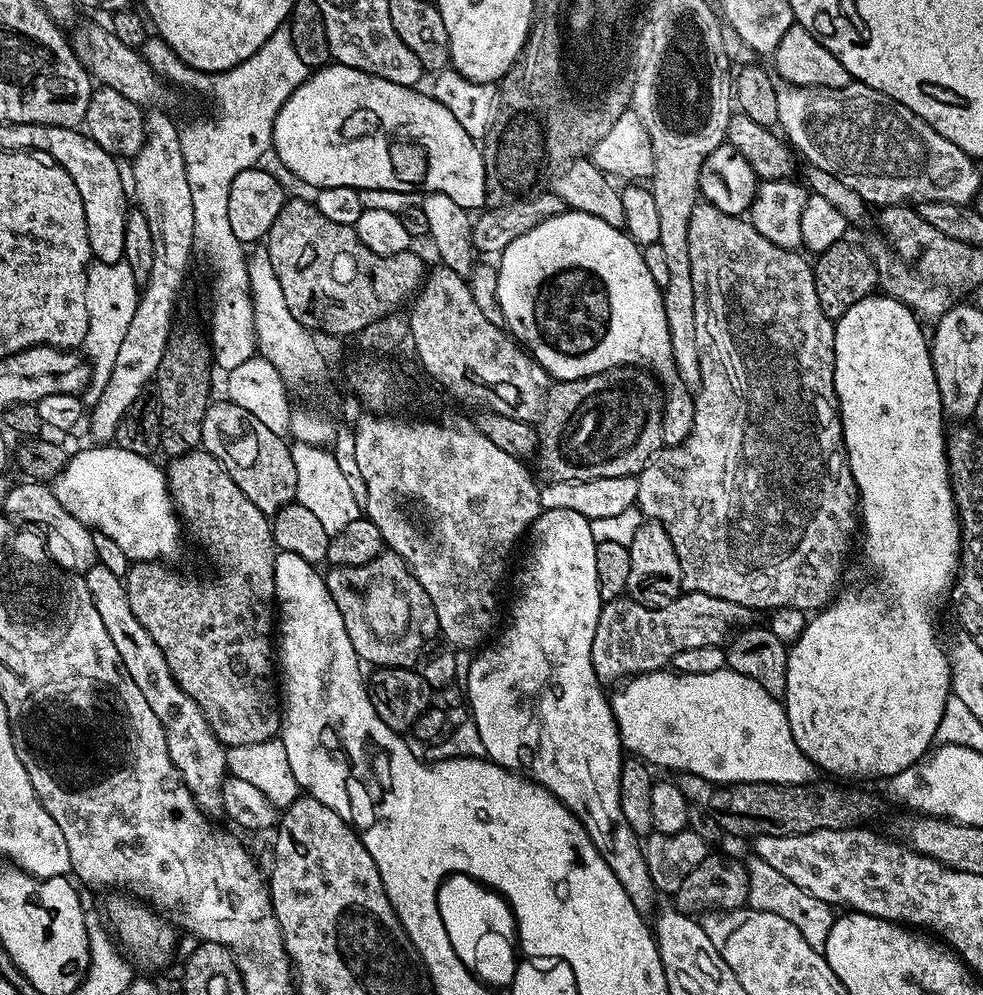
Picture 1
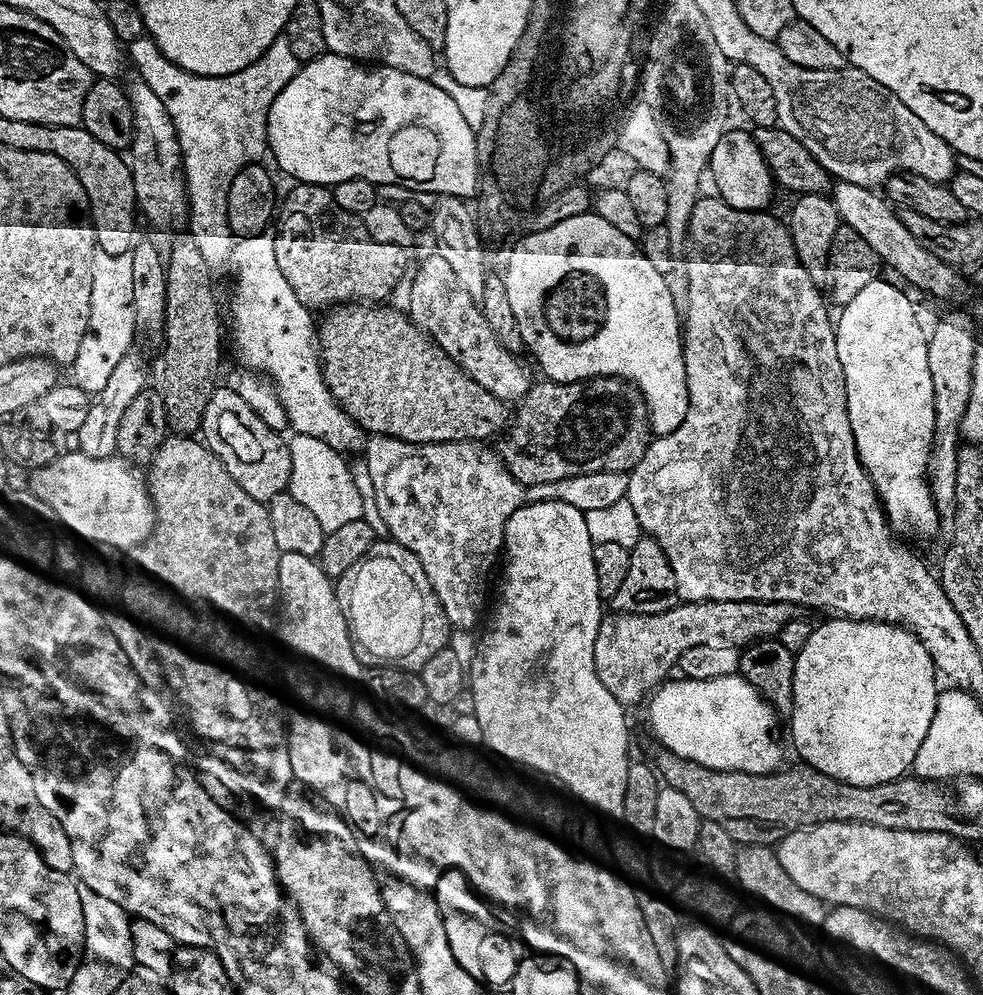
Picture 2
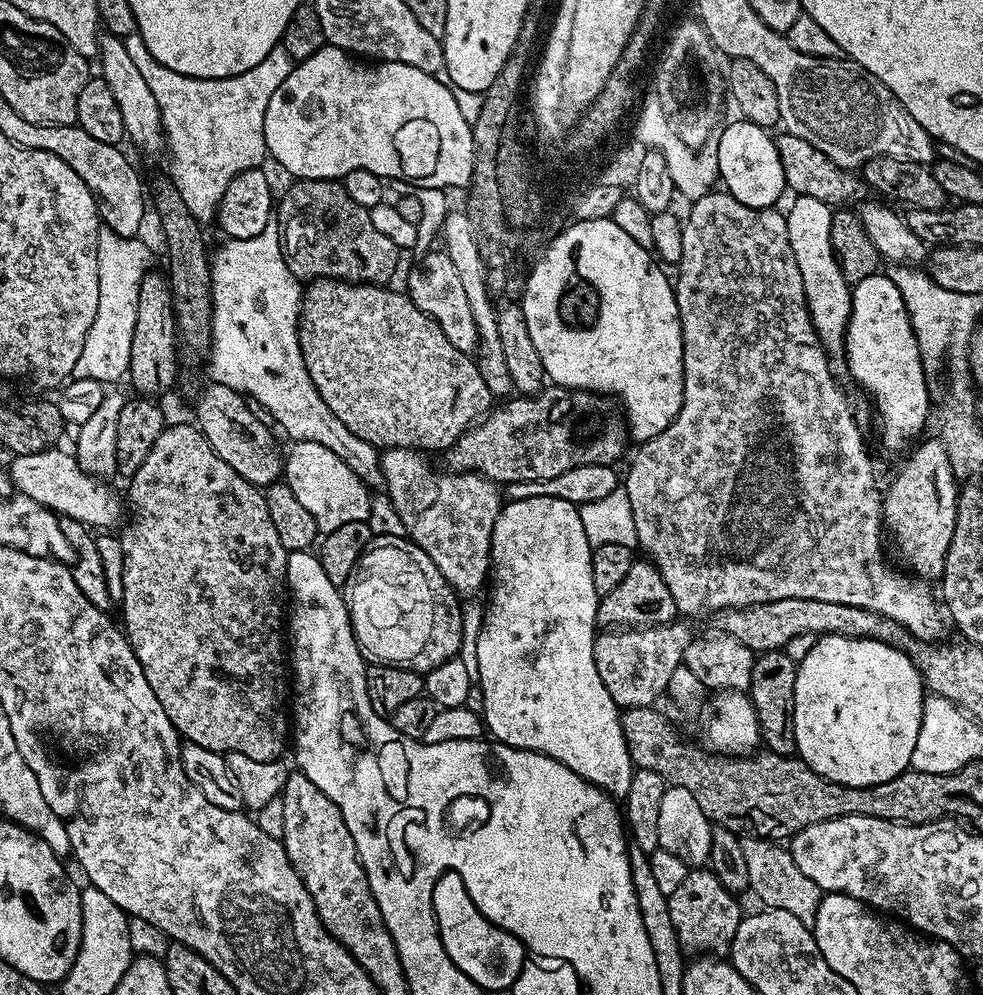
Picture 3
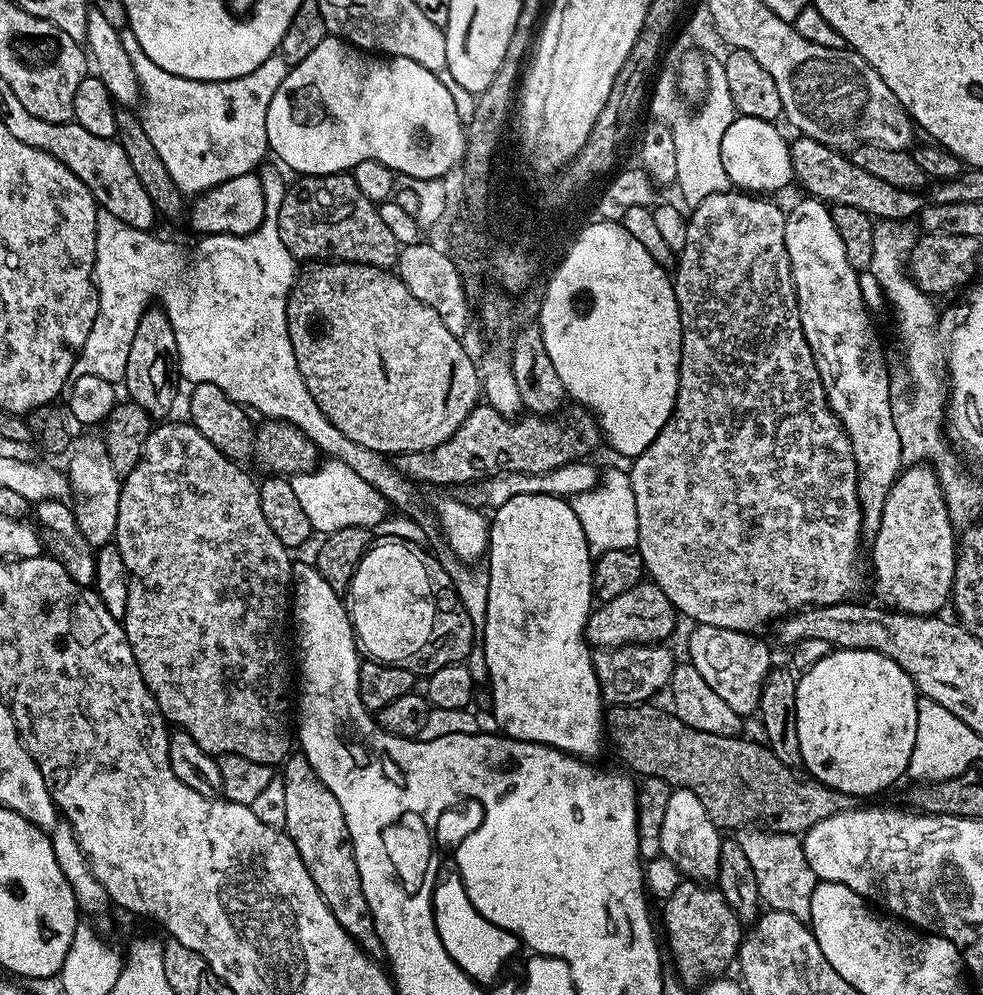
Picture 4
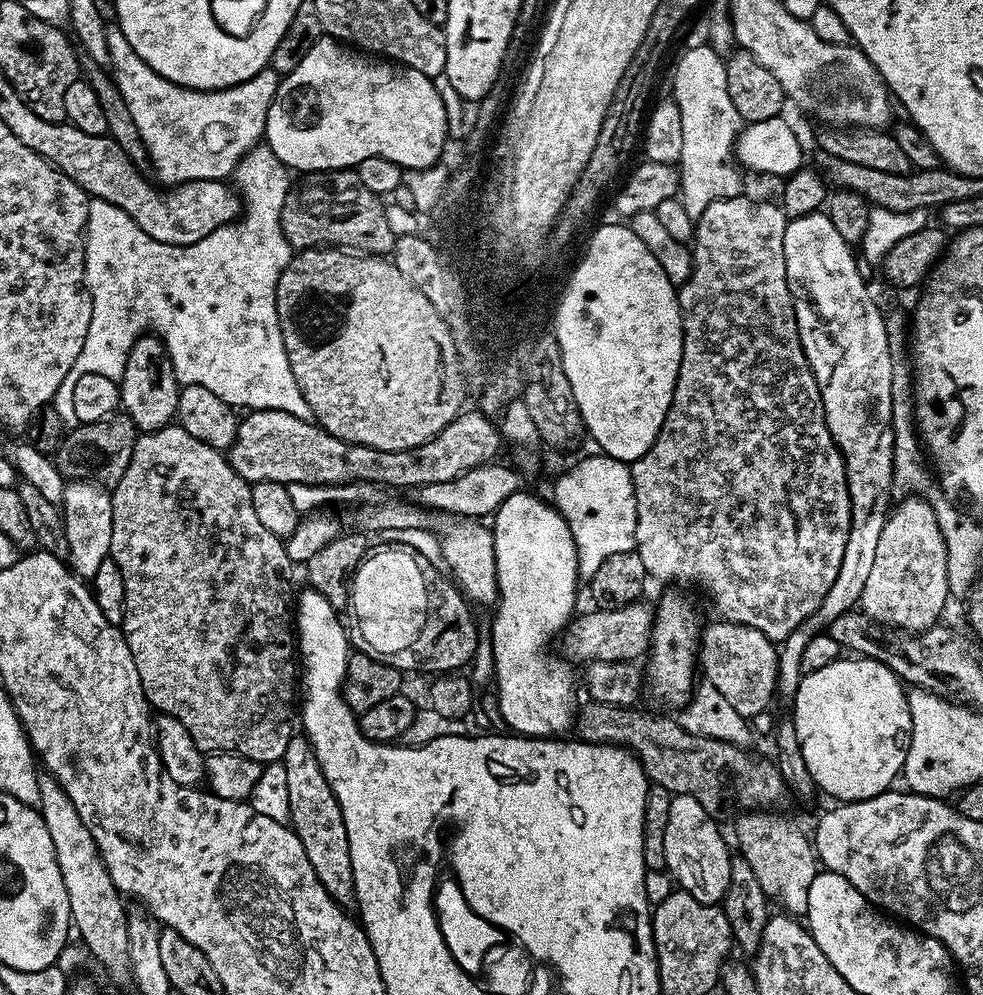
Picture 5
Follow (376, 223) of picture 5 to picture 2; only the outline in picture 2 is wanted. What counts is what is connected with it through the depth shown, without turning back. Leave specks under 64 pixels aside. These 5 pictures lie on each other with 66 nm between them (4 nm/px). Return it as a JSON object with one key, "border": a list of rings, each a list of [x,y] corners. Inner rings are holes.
{"border":[[[297,183],[296,188],[288,192],[288,197],[278,208],[280,229],[275,229],[274,258],[278,258],[278,266],[286,282],[290,282],[290,290],[298,296],[310,310],[327,309],[349,302],[384,302],[388,295],[400,284],[400,279],[409,271],[408,248],[399,248],[386,242],[378,242],[366,230],[363,219],[346,210],[342,210],[334,202],[331,191],[323,184]]]}

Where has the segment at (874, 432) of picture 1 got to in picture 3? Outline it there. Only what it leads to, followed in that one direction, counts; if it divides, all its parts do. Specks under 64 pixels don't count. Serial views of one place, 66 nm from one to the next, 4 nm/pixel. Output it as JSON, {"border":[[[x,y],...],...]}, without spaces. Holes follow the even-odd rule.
{"border":[[[875,274],[854,284],[852,288],[852,313],[848,319],[848,332],[844,335],[844,351],[848,368],[852,376],[872,395],[876,403],[876,412],[880,415],[880,432],[884,435],[884,444],[890,451],[896,452],[911,436],[916,436],[928,420],[928,382],[920,351],[908,311],[898,286],[887,274]],[[821,636],[816,641],[814,650],[806,654],[796,665],[796,681],[794,682],[794,738],[796,739],[796,751],[799,759],[806,761],[810,770],[822,774],[835,784],[842,786],[878,786],[882,782],[890,782],[898,778],[902,773],[909,771],[914,746],[918,742],[918,730],[922,726],[924,714],[924,702],[926,699],[926,685],[920,676],[916,664],[902,648],[895,648],[886,642],[867,640],[866,638],[850,638],[849,636]]]}

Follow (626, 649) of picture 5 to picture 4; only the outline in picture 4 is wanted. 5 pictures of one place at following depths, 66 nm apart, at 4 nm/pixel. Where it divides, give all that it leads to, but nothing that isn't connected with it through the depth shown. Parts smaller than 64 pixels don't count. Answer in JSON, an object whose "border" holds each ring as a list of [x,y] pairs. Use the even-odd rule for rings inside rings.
{"border":[[[651,582],[635,584],[626,594],[610,598],[593,607],[584,627],[584,638],[593,649],[621,648],[624,644],[659,644],[676,628],[676,607],[662,594],[662,590]]]}

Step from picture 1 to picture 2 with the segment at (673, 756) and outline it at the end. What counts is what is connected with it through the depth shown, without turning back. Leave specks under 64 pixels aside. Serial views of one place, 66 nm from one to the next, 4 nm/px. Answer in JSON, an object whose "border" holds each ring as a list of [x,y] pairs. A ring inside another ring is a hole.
{"border":[[[743,676],[676,679],[665,680],[646,701],[648,728],[660,739],[659,747],[719,772],[767,776],[785,763],[784,752],[776,741],[777,713]]]}

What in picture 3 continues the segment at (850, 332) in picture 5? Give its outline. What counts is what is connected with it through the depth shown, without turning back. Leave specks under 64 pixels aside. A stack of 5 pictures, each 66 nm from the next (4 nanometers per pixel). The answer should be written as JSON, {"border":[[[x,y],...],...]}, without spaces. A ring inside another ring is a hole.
{"border":[[[796,196],[793,204],[786,208],[788,233],[790,234],[790,250],[794,250],[794,262],[798,262],[798,270],[802,274],[802,286],[808,303],[808,313],[812,319],[814,330],[818,334],[821,346],[829,357],[843,357],[844,335],[848,332],[848,319],[852,313],[852,288],[843,276],[837,254],[831,246],[831,218],[833,209],[826,202],[818,202],[818,198]]]}

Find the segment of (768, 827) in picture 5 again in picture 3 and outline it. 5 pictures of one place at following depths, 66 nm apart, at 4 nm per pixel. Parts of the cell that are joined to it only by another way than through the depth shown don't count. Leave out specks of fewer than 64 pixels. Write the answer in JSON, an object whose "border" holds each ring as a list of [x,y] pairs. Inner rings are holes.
{"border":[[[744,838],[741,846],[746,858],[750,892],[761,900],[761,905],[787,910],[802,923],[815,925],[822,893],[814,882],[810,882],[810,878],[806,878],[806,874],[802,874],[802,870],[798,870],[791,851],[783,843],[767,838]]]}

